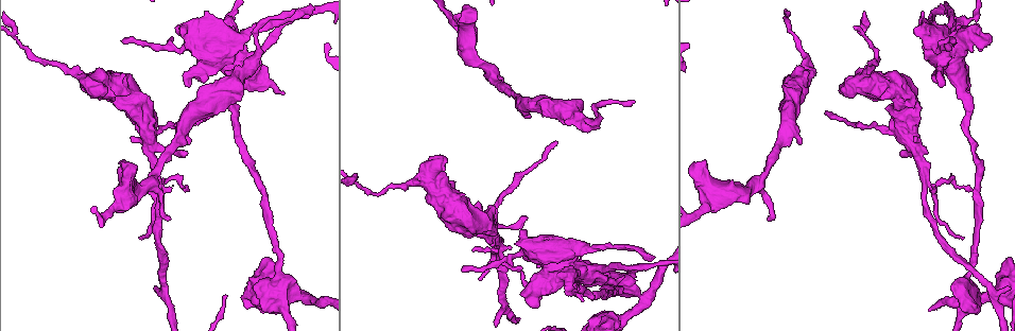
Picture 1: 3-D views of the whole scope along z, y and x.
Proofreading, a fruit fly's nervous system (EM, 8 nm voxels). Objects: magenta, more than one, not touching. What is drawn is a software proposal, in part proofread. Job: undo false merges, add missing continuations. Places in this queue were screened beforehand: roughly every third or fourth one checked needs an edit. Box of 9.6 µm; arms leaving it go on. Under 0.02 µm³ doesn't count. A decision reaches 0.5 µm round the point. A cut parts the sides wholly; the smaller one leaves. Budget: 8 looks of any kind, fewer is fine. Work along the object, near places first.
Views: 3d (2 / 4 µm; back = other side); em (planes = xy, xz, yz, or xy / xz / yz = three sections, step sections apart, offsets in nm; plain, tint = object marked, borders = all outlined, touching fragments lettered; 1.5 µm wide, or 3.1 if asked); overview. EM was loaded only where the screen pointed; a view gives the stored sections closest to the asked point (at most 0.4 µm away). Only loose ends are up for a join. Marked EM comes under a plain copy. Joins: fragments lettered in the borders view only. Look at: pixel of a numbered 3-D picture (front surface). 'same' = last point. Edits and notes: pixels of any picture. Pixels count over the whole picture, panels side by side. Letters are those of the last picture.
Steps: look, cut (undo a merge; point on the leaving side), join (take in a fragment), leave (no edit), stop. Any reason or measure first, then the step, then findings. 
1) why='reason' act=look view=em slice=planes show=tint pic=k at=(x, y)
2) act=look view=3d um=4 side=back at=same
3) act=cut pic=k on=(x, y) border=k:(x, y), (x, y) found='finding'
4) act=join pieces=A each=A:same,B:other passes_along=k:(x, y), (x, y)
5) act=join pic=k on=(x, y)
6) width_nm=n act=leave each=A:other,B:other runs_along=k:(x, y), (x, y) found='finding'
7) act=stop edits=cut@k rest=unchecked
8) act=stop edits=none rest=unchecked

why='thin end' act=look view=3d um=4 pic=1 at=(139, 237)

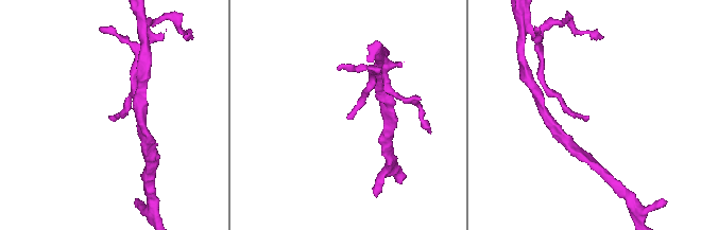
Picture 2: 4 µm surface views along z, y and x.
why='need the tissue' act=look view=em slice=planes show=borders pic=2 at=(349, 119)

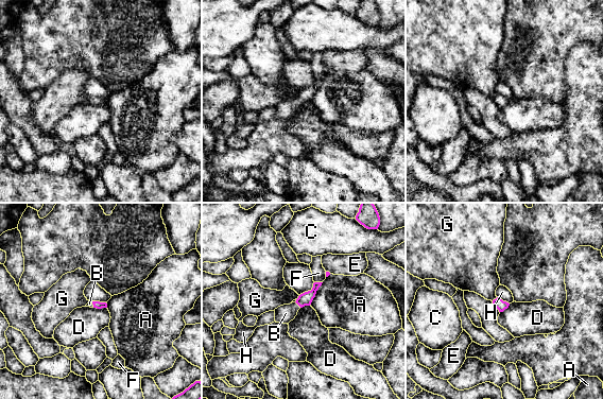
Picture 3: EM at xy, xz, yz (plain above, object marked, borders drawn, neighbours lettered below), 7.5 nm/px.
longest_contact=A:190nm act=join pic=3 on=(286, 313) each=A:other,B:same,C:other,D:other,E:other,F:other,G:other,H:other found='it goes on there'

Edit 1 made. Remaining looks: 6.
why='redraw' act=look view=overview

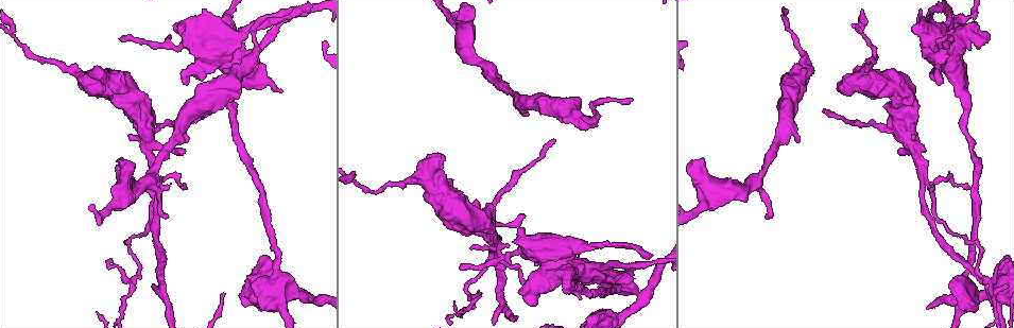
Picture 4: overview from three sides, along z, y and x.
why='abrupt turn' act=look view=3d um=4 side=back pic=4 at=(977, 297)

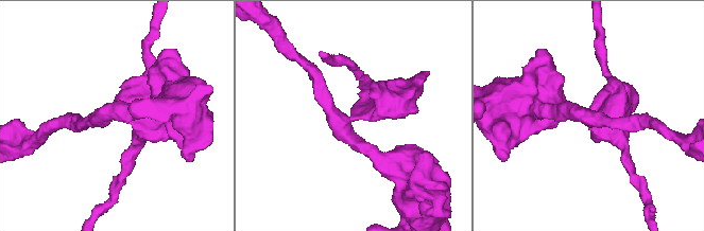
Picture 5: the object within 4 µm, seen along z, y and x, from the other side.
arms=3 arm_widths_nm=220,240,320 act=look view=em slice=planes show=tint pic=5 at=(339, 116)

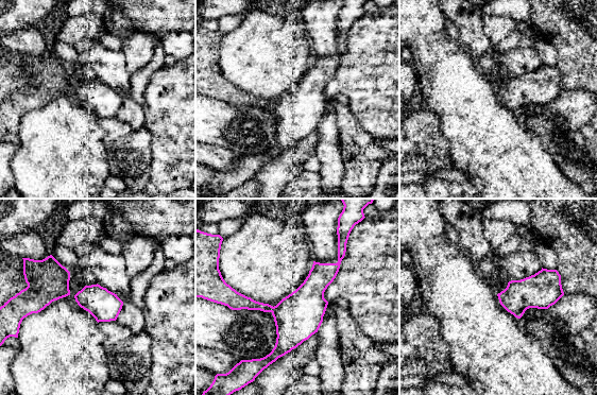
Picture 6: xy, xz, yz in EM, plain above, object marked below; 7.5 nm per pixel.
why='see the neighbours' act=look view=em slice=planes show=borders at=same

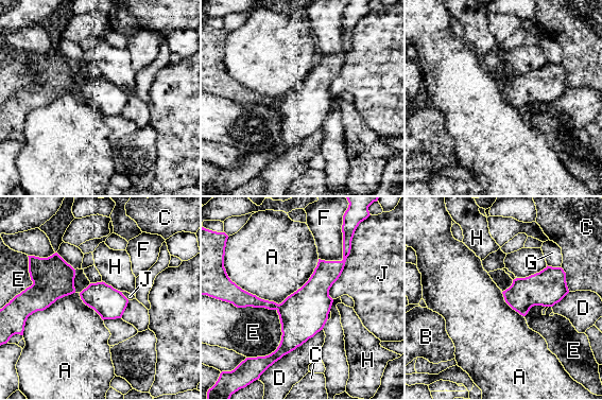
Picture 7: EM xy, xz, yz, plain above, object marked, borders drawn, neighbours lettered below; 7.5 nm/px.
act=cut pic=7 on=(303, 314) each=A:other,B:other,C:other,D:other,E:other,F:other,G:other,H:other,J:other border=7:(279, 305), (276, 309) found='two neurons meet here'

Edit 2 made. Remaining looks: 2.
act=stop edits=join@3,cut@7 rest=unchecked

